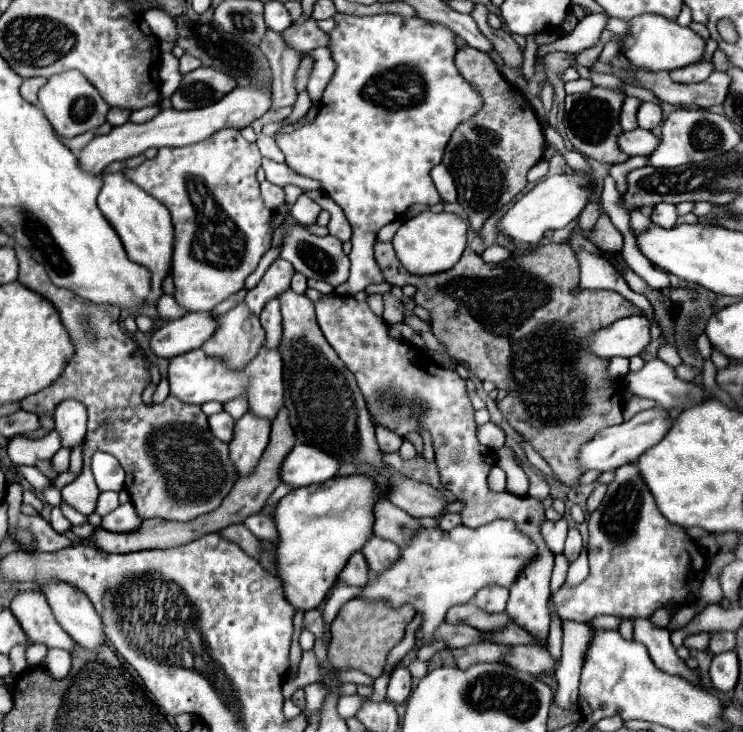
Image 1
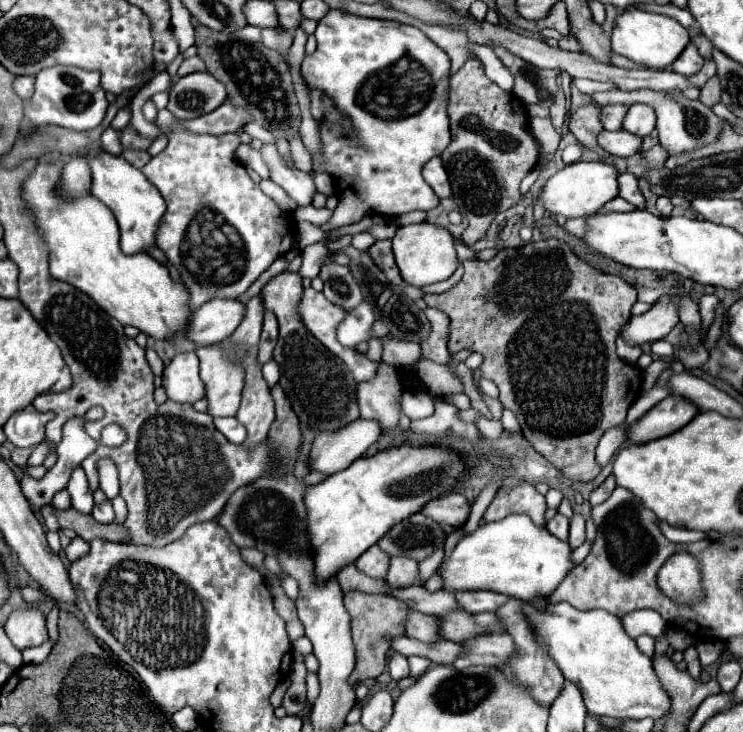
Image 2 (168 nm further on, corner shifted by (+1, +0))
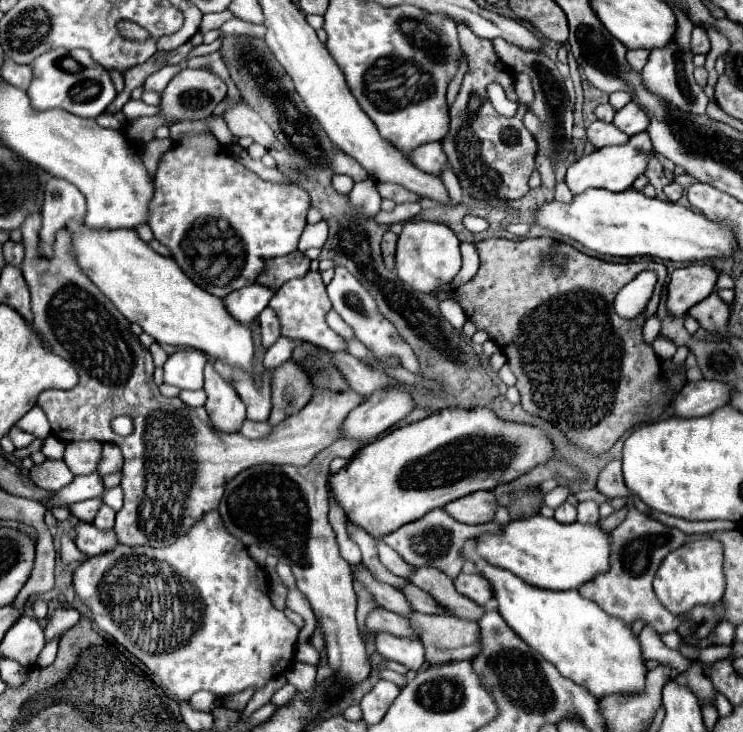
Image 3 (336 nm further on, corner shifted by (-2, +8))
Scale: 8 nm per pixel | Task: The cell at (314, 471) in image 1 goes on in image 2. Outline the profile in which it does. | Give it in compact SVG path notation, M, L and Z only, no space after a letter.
M363 418L335 432L319 432L309 450L309 468L325 476L341 472L353 460L361 458L379 436L379 424Z

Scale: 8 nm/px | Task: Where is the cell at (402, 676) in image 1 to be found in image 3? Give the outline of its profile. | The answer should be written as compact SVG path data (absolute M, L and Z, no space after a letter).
M380 632L376 634L376 650L386 660L400 662L414 672L418 672L426 662L422 640L406 640L400 636L390 636L388 632Z

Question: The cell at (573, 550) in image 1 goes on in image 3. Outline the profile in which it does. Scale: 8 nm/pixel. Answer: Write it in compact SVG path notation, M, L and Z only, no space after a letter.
M586 500L578 504L578 522L582 524L596 524L600 520L598 516L598 502Z

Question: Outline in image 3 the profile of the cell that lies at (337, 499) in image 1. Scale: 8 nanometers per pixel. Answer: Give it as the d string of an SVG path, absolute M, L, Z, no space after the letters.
M442 408L424 420L396 428L356 452L356 456L332 476L330 486L346 516L368 530L376 540L388 532L418 520L432 508L444 508L448 502L478 490L494 490L500 484L514 482L534 466L556 458L552 440L536 426L500 420L490 408Z

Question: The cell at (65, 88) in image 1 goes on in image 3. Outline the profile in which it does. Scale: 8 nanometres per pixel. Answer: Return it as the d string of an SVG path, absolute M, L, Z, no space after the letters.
M52 48L50 52L40 54L32 62L32 72L34 72L34 78L28 88L28 96L36 110L62 108L82 118L96 118L116 98L116 90L114 90L108 70L96 64L92 56L80 48L76 50Z

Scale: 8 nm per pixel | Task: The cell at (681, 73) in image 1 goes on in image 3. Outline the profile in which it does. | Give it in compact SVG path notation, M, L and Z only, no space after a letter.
M694 26L692 30L692 52L694 54L708 54L710 52L710 40L704 26Z

